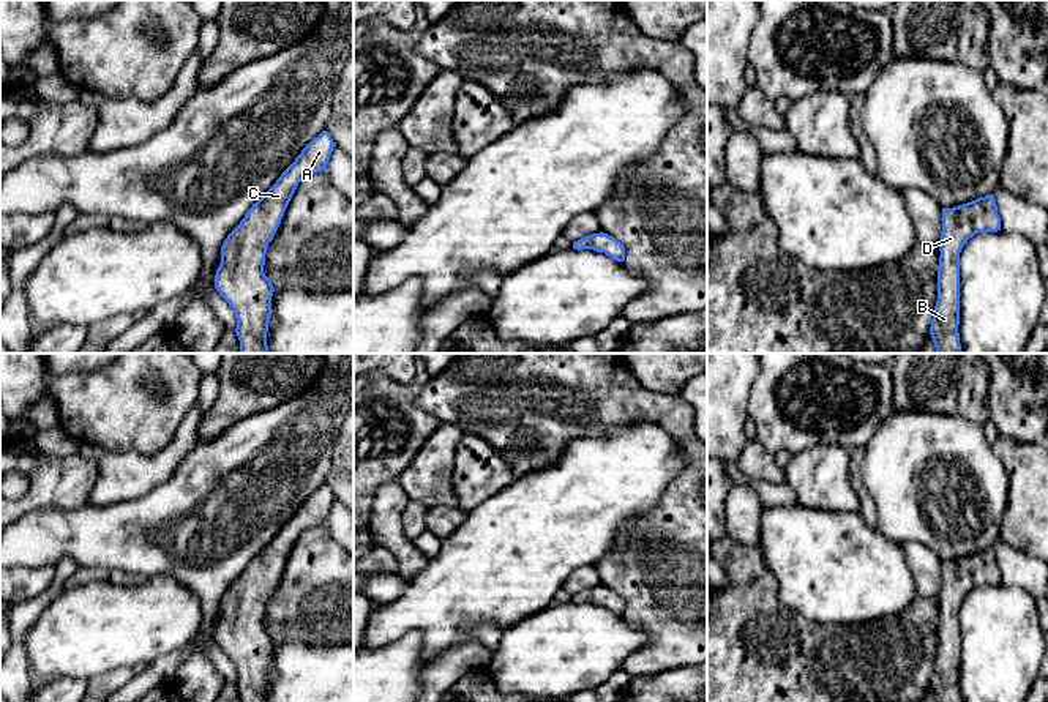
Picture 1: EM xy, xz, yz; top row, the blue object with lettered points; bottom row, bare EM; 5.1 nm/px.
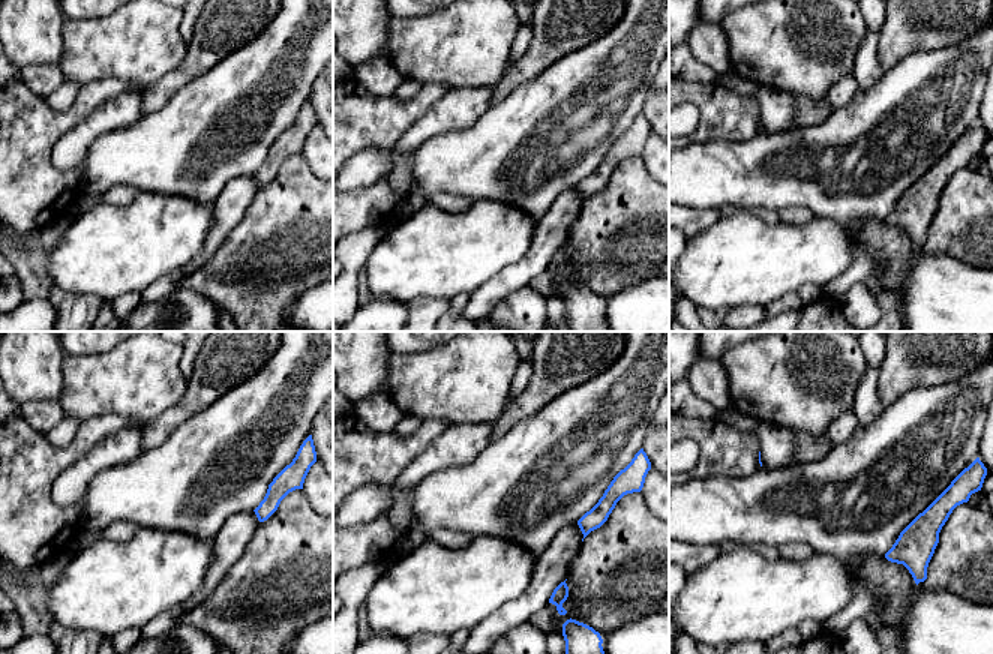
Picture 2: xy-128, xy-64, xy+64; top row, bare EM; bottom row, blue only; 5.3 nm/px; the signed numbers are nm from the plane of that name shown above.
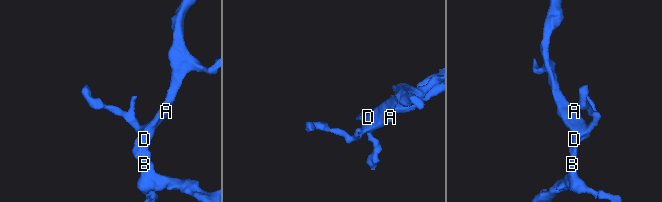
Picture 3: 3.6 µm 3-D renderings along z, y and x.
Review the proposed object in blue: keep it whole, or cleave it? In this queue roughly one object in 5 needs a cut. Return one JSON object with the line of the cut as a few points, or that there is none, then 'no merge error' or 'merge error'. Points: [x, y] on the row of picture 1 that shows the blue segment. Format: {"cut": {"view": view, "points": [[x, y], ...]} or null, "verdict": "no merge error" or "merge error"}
{"cut": null, "verdict": "no merge error"}

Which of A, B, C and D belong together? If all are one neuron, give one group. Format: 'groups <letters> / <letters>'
groups A B C D

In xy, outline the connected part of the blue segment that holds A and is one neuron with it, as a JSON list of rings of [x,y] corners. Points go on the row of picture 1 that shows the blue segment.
[[[328,131],[314,137],[276,183],[253,204],[221,246],[215,289],[235,311],[240,353],[268,353],[267,331],[275,289],[264,273],[267,248],[298,183],[325,170],[333,148]]]

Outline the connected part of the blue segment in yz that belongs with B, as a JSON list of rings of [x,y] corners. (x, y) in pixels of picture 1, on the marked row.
[[[993,194],[953,208],[942,208],[938,301],[930,327],[936,353],[961,353],[958,333],[960,252],[975,233],[997,230],[1001,230],[1001,218]]]

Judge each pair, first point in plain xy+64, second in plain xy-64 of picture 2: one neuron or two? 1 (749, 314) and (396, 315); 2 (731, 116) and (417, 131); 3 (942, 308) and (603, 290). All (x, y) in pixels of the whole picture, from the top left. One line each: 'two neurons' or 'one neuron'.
1: one neuron
2: two neurons
3: two neurons

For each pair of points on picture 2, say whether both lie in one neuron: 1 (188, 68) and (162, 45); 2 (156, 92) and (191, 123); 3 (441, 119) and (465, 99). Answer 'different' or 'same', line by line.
1: different
2: different
3: same

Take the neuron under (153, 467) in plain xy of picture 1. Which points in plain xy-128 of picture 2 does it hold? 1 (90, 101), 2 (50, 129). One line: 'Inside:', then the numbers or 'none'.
Inside: none

